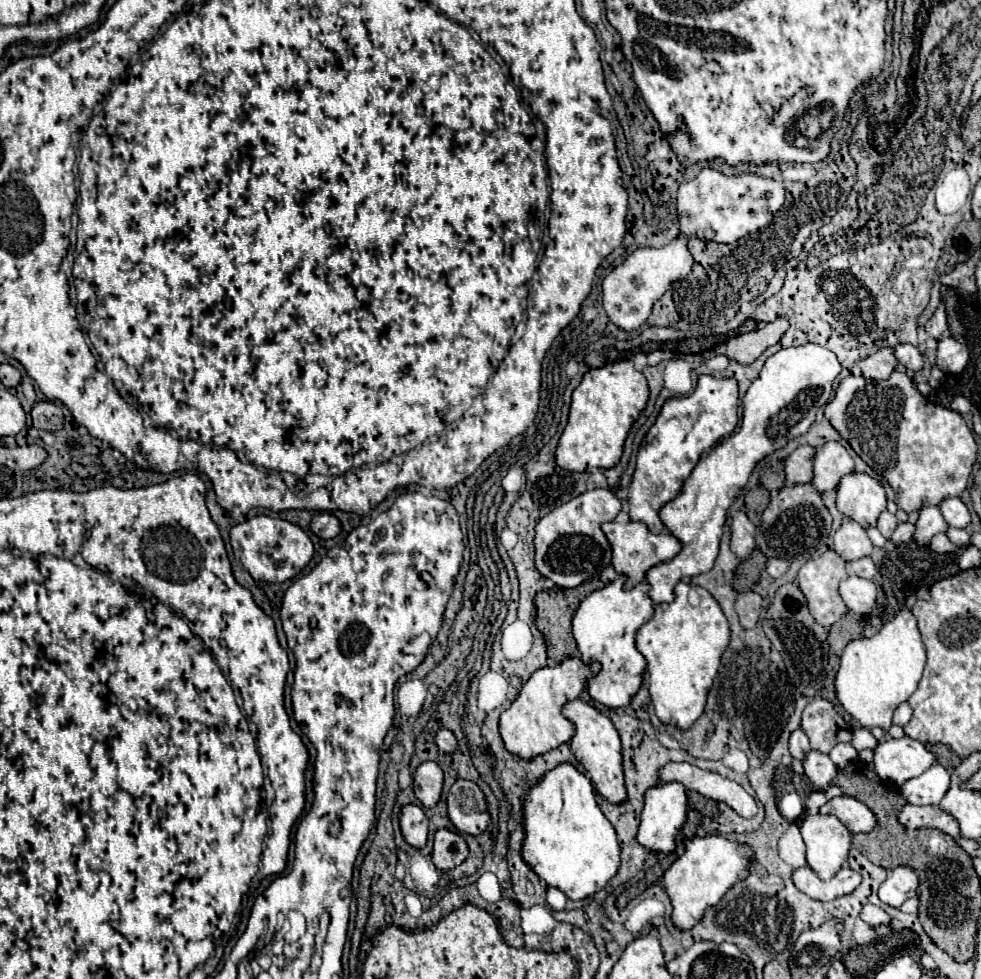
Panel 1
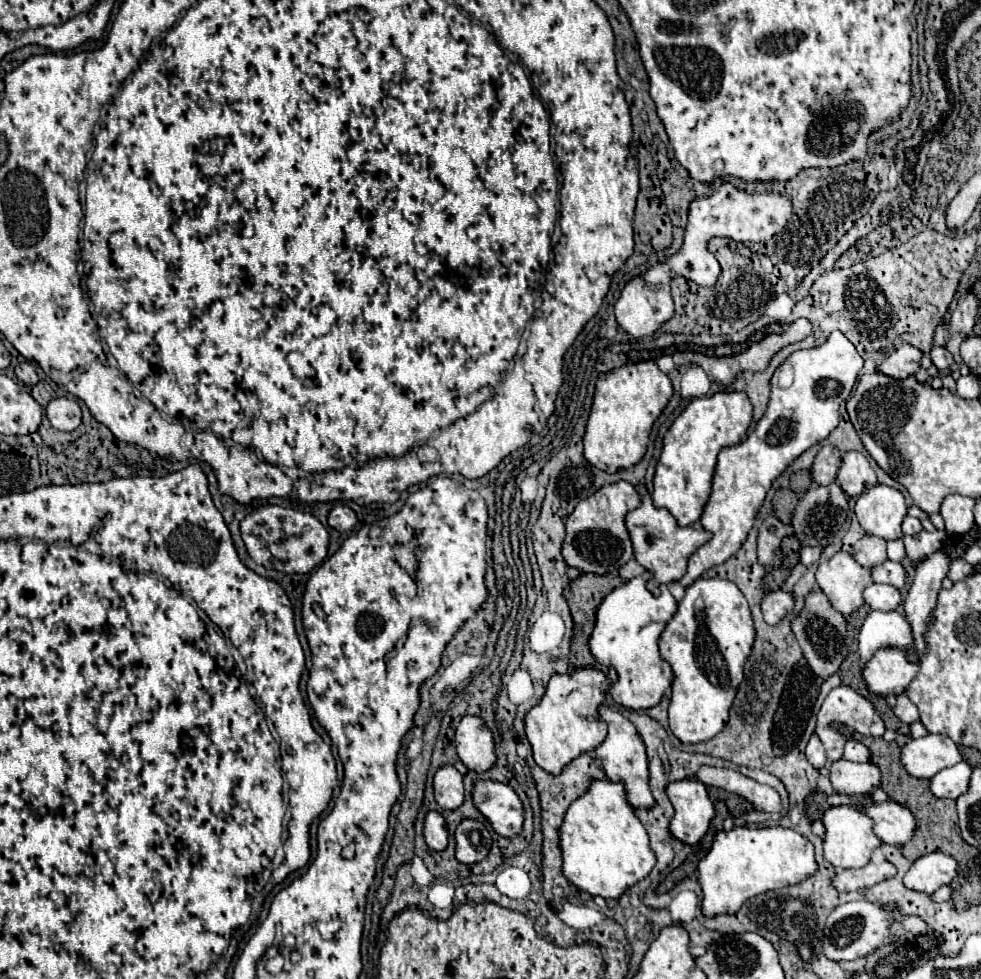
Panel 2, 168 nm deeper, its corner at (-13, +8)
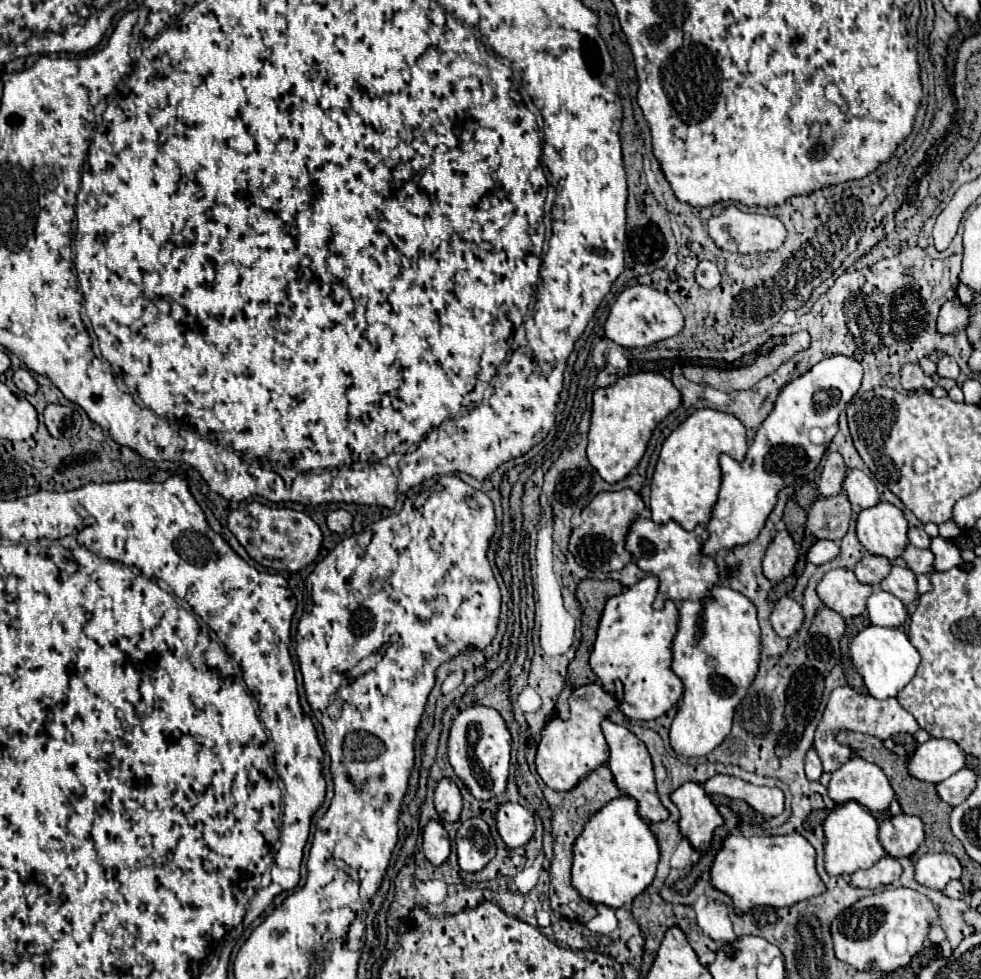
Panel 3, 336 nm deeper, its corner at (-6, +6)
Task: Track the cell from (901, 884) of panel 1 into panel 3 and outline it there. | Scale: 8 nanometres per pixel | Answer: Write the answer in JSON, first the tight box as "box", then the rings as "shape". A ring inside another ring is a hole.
{"box":[914,854,960,890],"shape":[[[924,854],[916,862],[914,880],[932,890],[944,890],[944,886],[960,878],[960,862],[952,854]]]}

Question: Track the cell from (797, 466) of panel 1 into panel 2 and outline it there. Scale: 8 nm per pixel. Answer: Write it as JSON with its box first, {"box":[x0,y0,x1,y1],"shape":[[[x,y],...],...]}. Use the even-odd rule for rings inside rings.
{"box":[813,446,841,486],"shape":[[[823,446],[813,464],[813,480],[819,486],[829,486],[837,478],[837,468],[841,466],[841,452],[835,446]]]}

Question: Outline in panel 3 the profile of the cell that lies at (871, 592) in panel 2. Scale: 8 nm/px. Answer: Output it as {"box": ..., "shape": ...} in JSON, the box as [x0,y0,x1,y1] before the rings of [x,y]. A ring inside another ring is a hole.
{"box":[866,590,908,626],"shape":[[[884,590],[872,592],[866,606],[868,606],[870,622],[876,626],[902,626],[908,618],[904,604],[896,596]]]}

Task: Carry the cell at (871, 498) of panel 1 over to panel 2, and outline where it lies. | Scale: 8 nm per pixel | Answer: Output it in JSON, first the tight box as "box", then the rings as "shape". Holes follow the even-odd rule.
{"box":[855,484,907,540],"shape":[[[877,484],[857,498],[855,514],[869,536],[897,540],[903,536],[901,522],[907,516],[907,504],[899,490]]]}

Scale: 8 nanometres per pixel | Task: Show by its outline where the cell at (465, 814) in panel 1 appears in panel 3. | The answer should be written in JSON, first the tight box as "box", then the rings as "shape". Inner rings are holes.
{"box":[496,802,534,848],"shape":[[[502,802],[496,810],[496,830],[508,848],[518,848],[532,838],[534,818],[524,806],[516,802]]]}

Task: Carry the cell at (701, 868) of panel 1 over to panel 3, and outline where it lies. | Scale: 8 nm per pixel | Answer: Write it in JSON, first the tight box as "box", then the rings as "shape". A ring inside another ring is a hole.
{"box":[710,834,826,914],"shape":[[[730,834],[710,866],[710,884],[730,896],[736,914],[744,914],[752,906],[792,906],[826,890],[816,872],[814,856],[814,846],[800,834],[752,838]]]}

